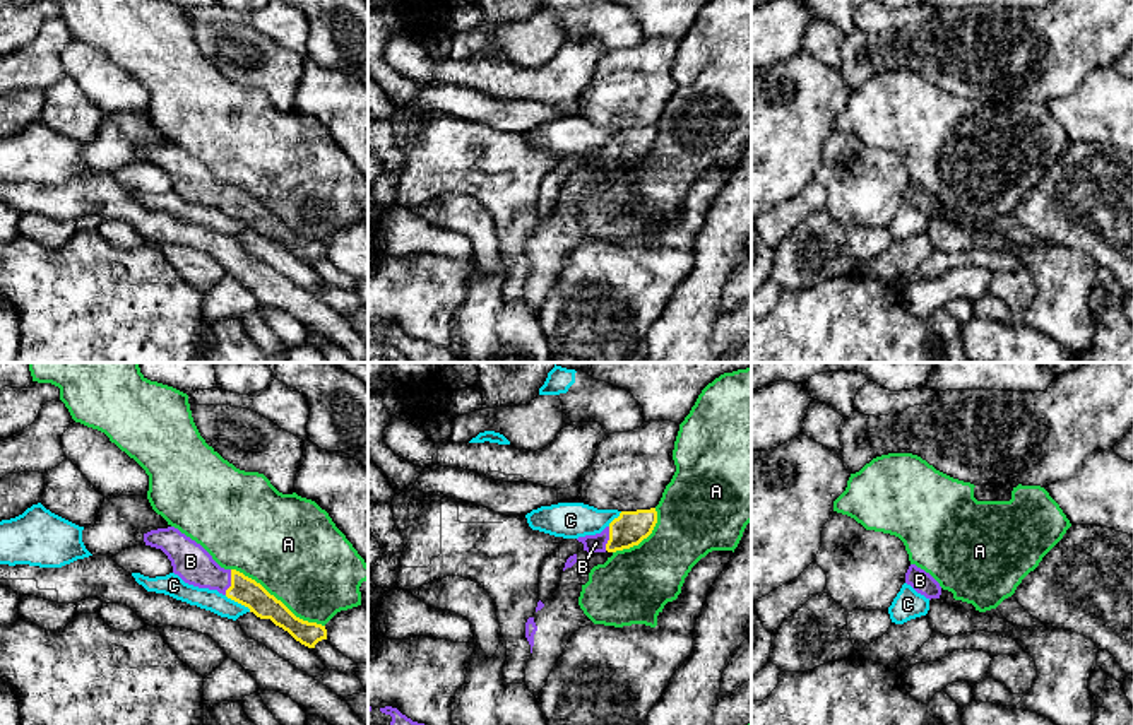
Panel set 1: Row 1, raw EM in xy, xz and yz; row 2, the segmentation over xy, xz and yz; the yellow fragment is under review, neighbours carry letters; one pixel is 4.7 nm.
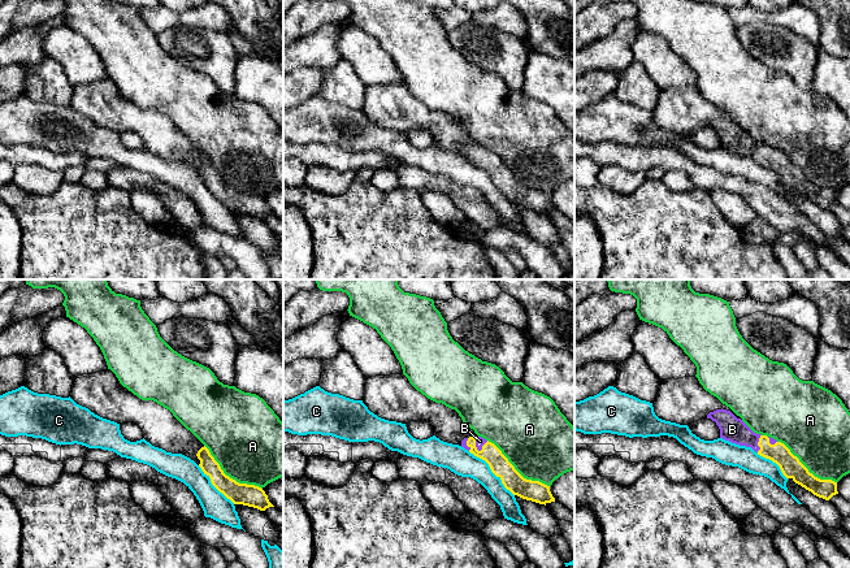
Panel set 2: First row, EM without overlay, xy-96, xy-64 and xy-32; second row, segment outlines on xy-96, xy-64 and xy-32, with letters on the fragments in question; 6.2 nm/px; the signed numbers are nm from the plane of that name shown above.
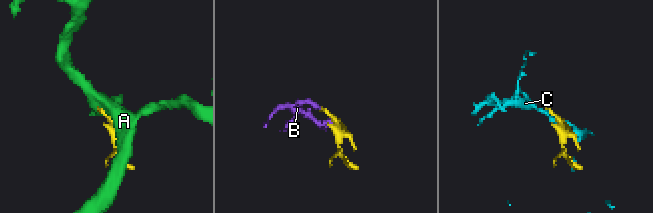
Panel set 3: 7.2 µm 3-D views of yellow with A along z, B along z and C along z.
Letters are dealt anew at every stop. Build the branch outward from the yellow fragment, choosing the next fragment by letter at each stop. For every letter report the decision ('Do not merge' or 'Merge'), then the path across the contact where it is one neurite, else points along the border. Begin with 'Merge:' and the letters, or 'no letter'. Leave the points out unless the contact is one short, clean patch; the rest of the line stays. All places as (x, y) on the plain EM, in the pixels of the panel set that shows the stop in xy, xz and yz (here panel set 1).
Merge: B
A: Do not merge
B: Merge. Path across: xy (243, 207), (231, 199), (216, 195), (190, 178)
C: Do not merge

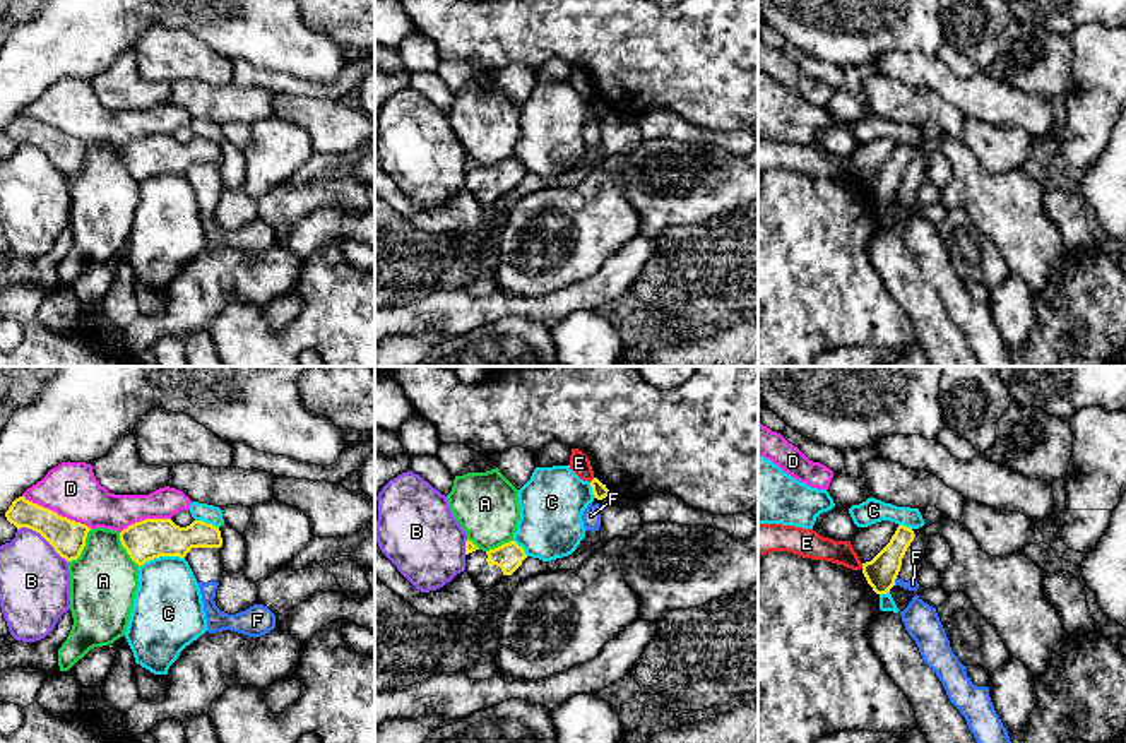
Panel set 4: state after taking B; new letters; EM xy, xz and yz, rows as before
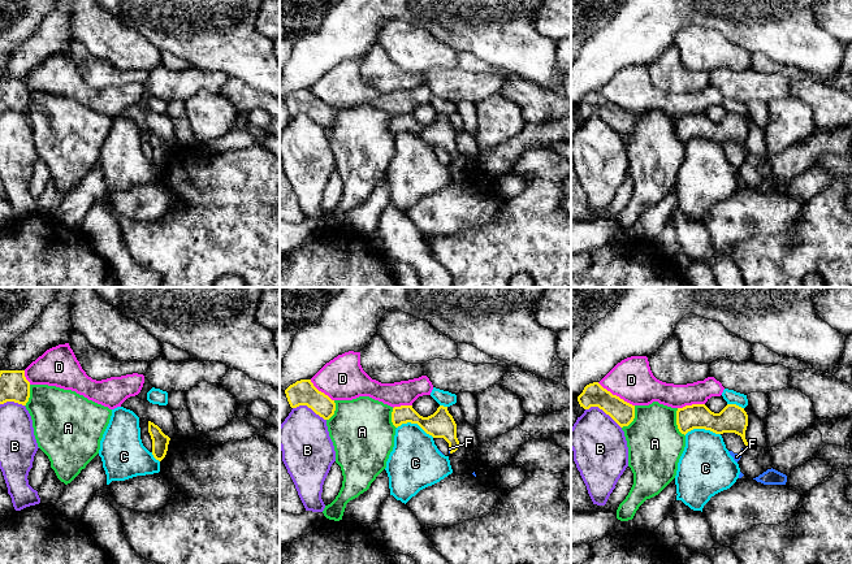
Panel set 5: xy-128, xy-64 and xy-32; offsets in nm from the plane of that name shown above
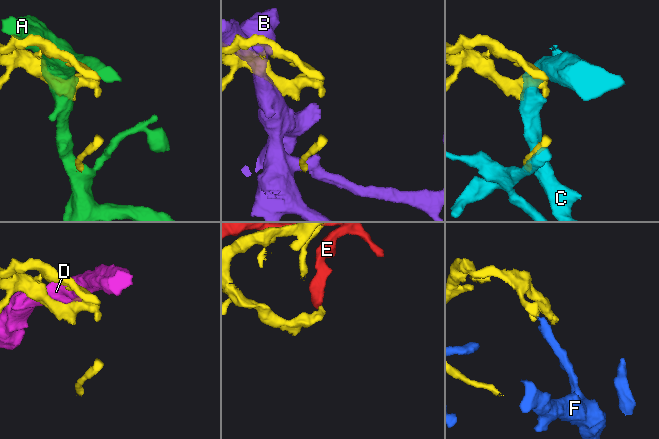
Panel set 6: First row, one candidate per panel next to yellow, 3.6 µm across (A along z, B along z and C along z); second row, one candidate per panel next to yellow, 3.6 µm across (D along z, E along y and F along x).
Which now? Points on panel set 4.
Merge: no letter
A: Do not merge
B: Do not merge
C: Do not merge
D: Do not merge
E: Do not merge
F: Do not merge. Boundary: yz (897, 194), (894, 201)

